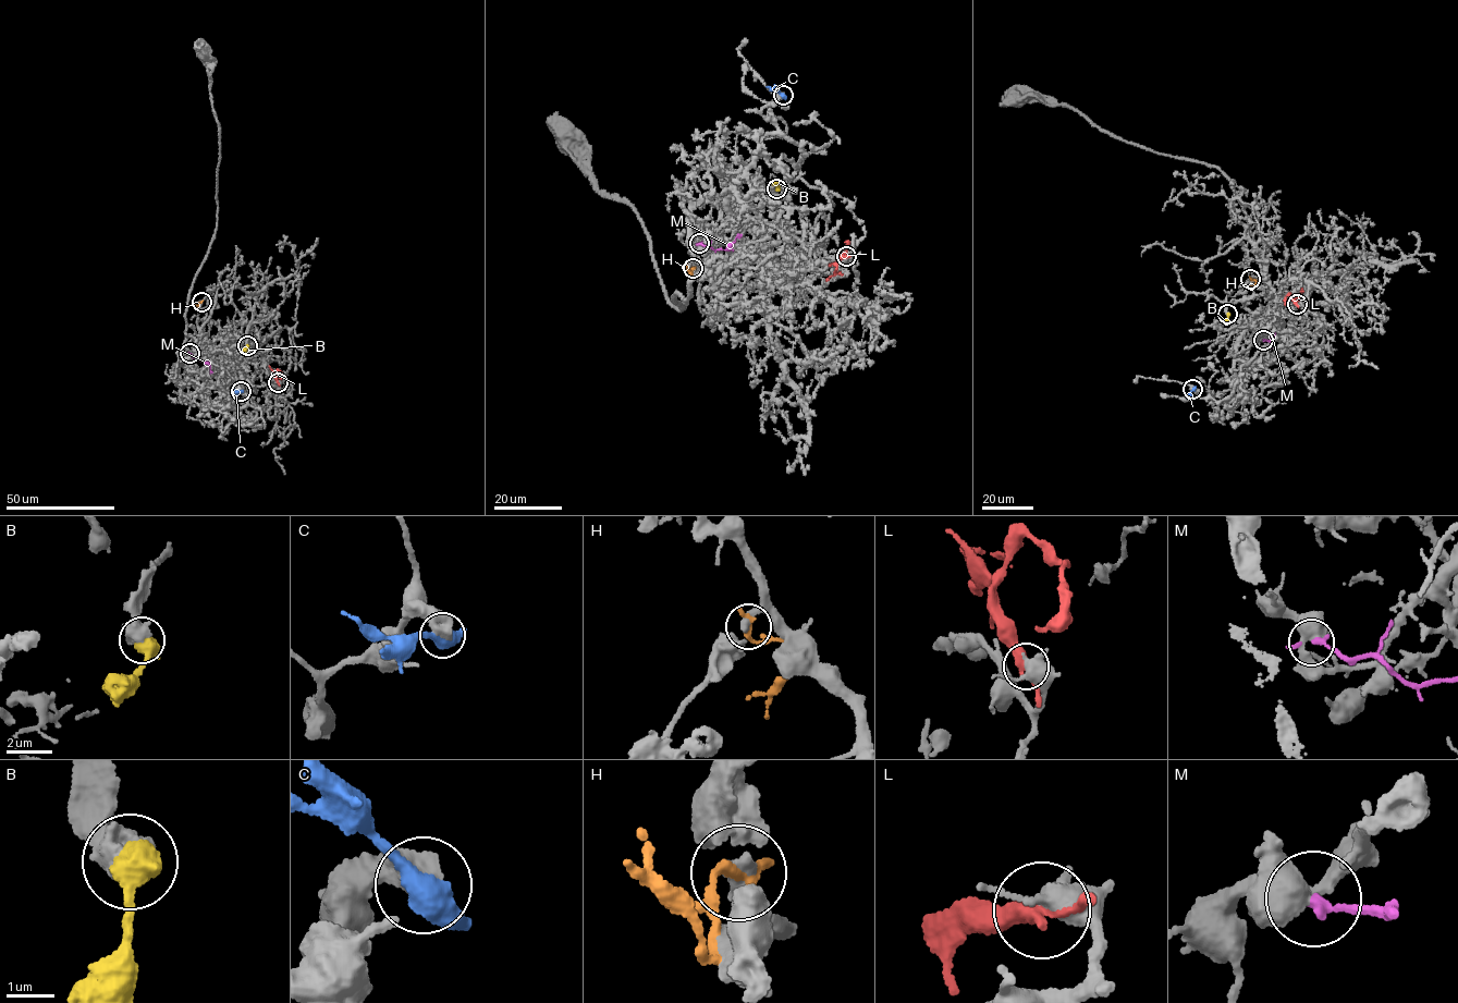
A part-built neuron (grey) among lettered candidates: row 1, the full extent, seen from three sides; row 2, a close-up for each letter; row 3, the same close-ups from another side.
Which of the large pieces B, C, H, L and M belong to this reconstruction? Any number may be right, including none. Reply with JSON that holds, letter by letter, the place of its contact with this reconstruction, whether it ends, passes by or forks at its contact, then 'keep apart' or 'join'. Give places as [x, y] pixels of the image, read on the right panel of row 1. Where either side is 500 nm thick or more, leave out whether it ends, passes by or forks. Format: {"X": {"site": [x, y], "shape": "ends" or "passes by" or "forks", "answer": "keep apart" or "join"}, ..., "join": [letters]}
{"B": {"site": [1227, 314], "answer": "join"}, "C": {"site": [1192, 389], "answer": "keep apart"}, "H": {"site": [1250, 279], "shape": "ends", "answer": "keep apart"}, "L": {"site": [1297, 304], "shape": "passes by", "answer": "keep apart"}, "M": {"site": [1263, 340], "shape": "ends", "answer": "keep apart"}, "join": ["B"]}

